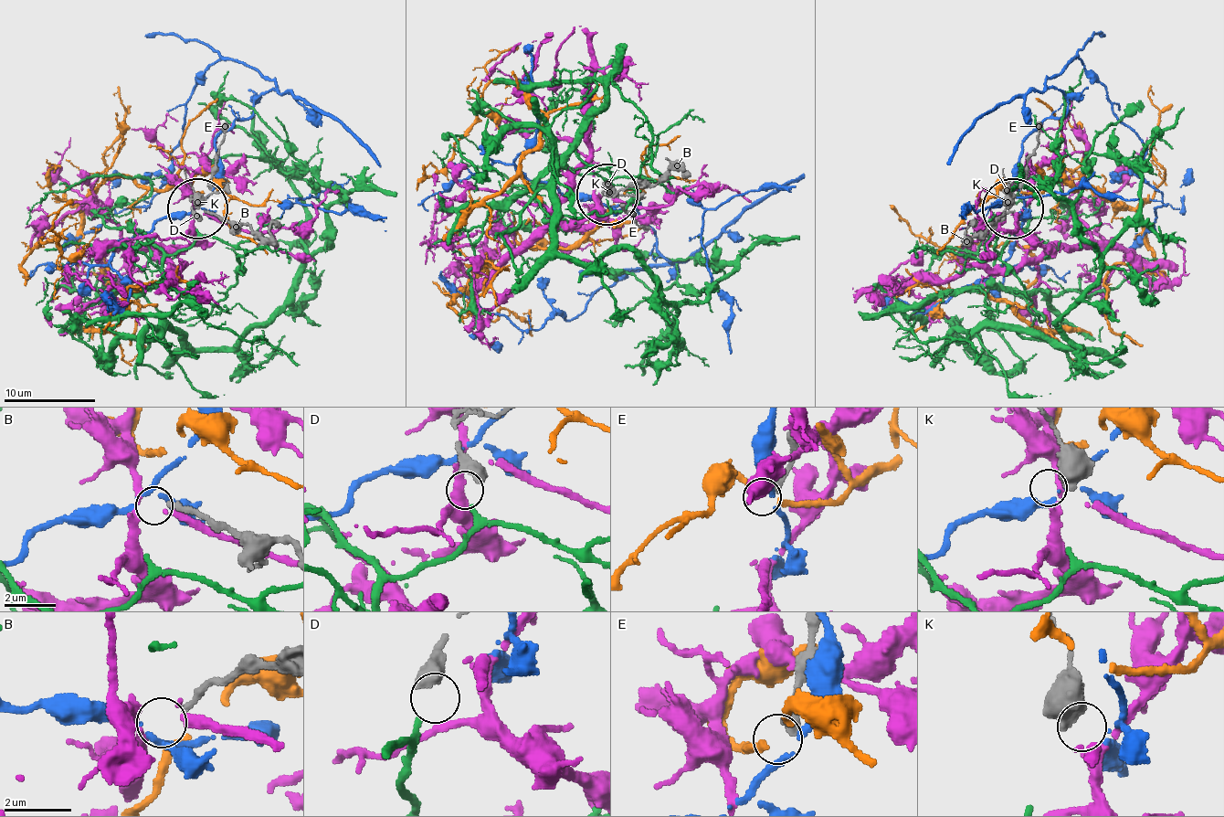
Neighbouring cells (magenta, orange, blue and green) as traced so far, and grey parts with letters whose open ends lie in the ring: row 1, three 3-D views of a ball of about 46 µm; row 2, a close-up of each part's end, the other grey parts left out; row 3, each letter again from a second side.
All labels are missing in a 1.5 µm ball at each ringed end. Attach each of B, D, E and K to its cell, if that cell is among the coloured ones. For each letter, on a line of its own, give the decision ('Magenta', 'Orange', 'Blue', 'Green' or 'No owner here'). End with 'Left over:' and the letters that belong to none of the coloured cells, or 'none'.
B: No owner here
D: Green
E: No owner here
K: Magenta
Left over: B, E

